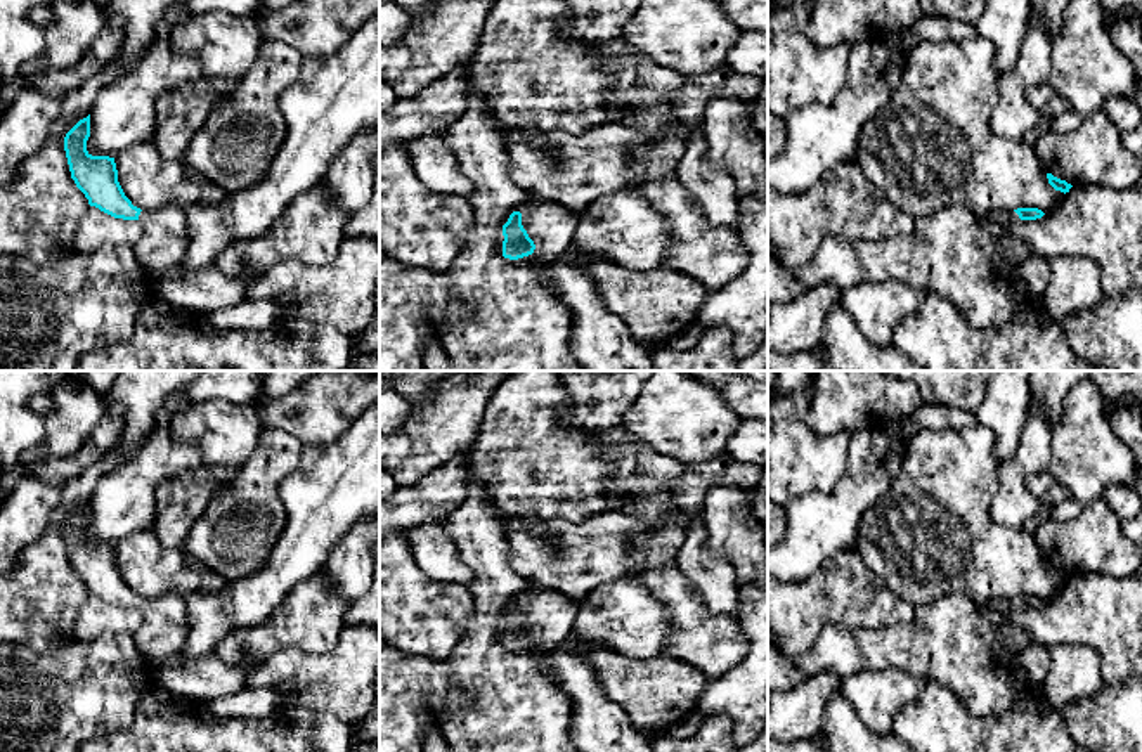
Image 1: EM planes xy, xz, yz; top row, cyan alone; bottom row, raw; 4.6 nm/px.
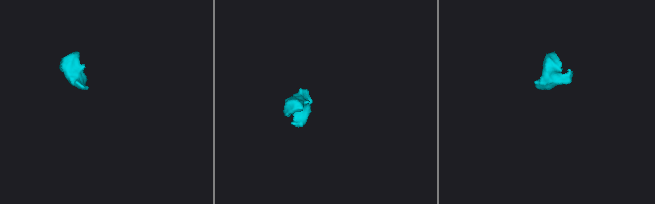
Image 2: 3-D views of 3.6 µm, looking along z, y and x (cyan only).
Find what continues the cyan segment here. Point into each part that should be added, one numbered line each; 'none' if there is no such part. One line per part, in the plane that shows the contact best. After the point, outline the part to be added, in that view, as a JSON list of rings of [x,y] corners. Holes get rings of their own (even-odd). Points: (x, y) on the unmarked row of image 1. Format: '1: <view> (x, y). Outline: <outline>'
1: xz (551, 614). Outline: [[[549,587],[532,589],[522,600],[522,613],[534,629],[534,641],[544,648],[555,646],[572,634],[581,600],[572,600]]]

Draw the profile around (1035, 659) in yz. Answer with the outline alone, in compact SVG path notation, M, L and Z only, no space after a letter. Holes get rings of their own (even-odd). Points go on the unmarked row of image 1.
M1031 643L1022 652L1022 665L1028 671L1031 683L1038 690L1043 684L1043 681L1047 677L1047 671L1050 667L1050 657L1048 657L1047 646Z

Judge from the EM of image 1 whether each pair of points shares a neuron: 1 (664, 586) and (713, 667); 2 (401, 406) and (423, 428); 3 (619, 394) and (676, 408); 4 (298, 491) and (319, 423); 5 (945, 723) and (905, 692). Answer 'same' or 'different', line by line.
1: same
2: different
3: different
4: different
5: different

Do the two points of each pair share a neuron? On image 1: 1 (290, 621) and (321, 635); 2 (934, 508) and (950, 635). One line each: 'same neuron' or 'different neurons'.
1: same neuron
2: different neurons

